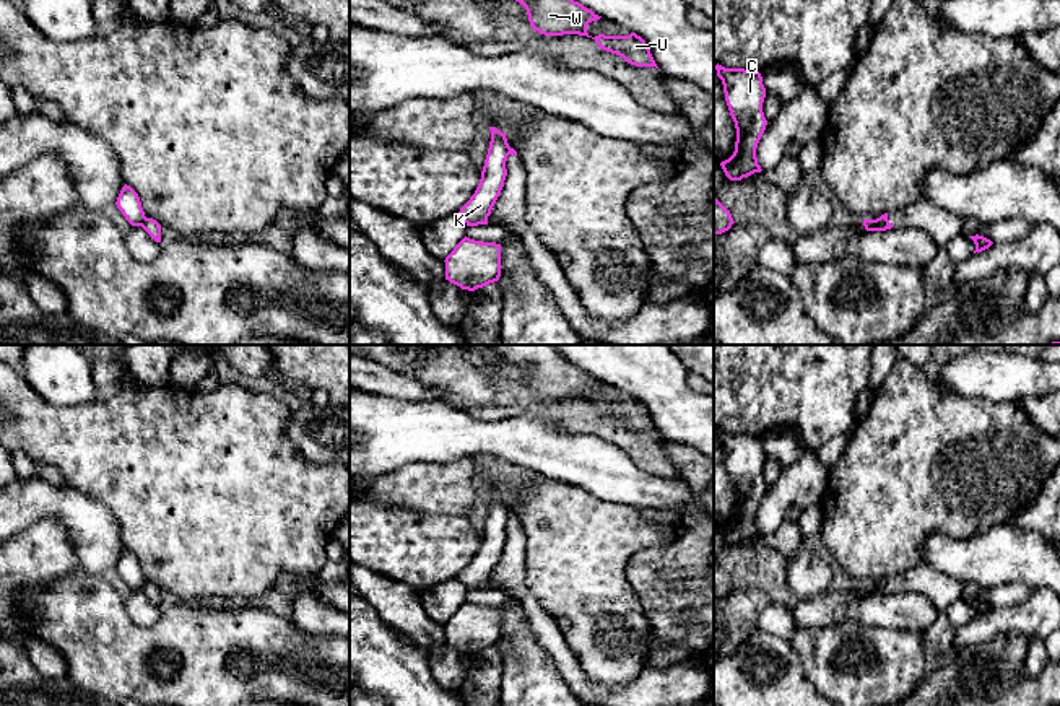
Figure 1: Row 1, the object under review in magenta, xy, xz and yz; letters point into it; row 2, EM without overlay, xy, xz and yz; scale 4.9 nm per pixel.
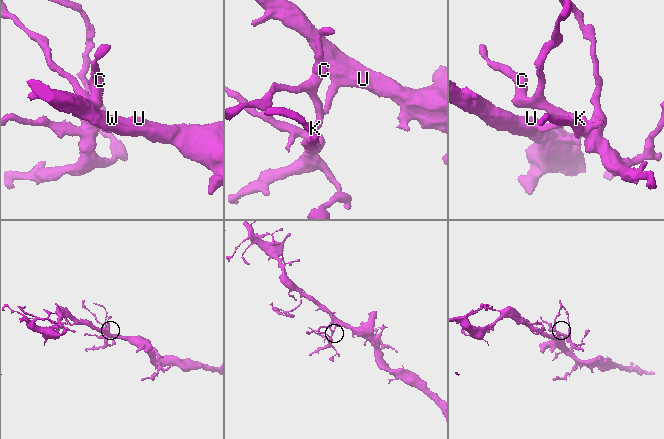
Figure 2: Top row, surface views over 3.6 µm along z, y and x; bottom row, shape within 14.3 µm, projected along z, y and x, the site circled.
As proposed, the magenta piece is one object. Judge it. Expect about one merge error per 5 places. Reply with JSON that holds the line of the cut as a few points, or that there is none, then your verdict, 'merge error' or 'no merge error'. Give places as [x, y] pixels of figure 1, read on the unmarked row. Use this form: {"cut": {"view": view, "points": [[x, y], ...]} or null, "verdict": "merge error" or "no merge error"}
{"cut": {"view": "xy", "points": [[145, 581], [140, 589]]}, "verdict": "merge error"}

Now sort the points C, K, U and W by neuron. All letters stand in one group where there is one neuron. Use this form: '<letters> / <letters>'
C K / U W

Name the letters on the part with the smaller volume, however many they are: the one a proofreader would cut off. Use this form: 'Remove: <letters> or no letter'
Remove: C, K

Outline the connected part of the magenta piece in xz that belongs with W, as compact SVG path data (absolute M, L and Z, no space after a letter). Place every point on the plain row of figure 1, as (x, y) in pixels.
M493 345L502 361L525 371L530 390L545 400L592 402L587 390L602 381L564 360L554 345Z

